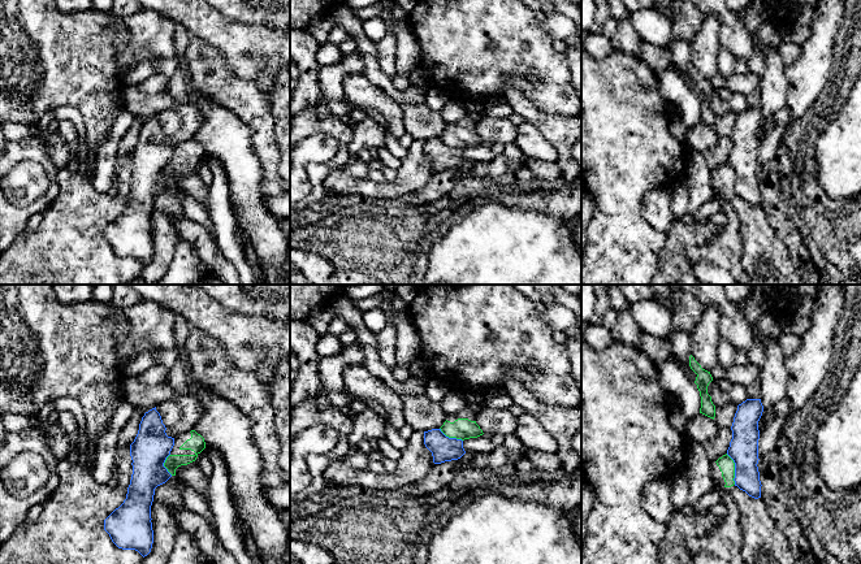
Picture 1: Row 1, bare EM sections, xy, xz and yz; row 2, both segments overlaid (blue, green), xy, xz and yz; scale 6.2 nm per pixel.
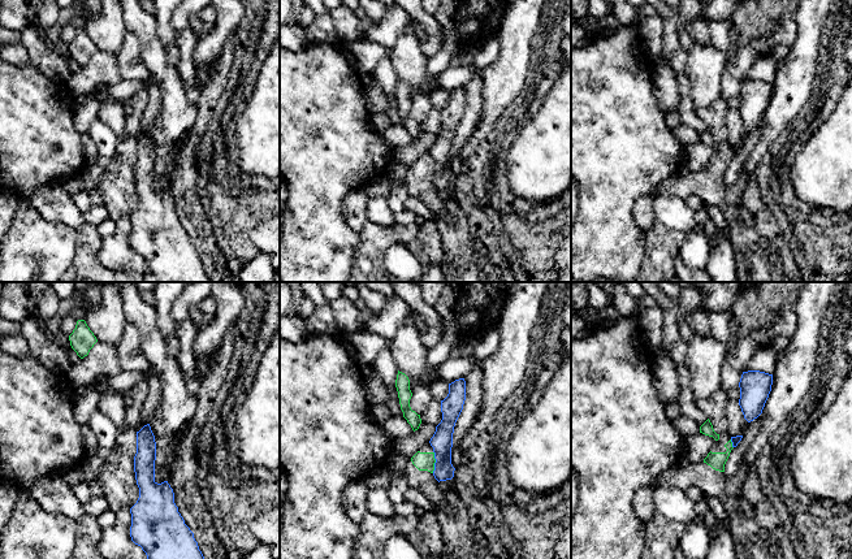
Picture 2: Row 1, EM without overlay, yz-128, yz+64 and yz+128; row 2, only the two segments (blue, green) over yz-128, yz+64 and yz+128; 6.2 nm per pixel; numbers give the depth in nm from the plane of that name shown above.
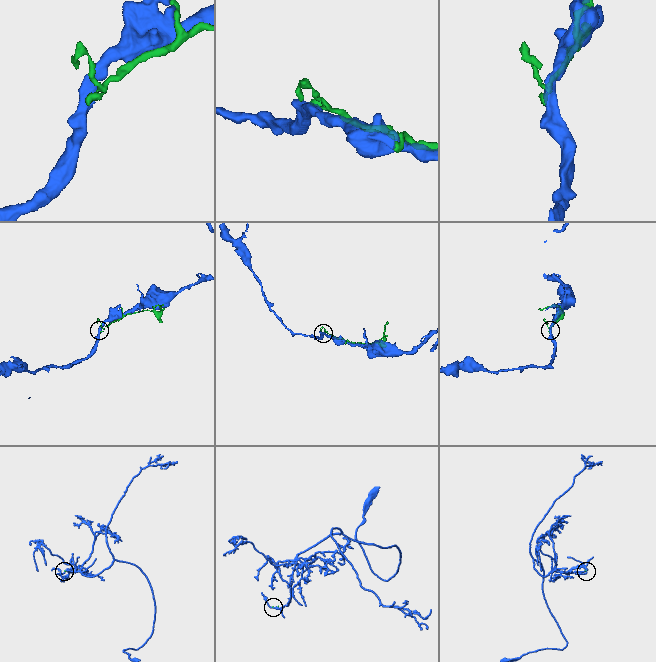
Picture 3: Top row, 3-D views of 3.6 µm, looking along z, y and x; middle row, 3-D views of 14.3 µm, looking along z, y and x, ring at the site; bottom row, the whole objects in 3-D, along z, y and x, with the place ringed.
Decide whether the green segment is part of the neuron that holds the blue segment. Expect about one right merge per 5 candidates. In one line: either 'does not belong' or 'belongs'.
does not belong

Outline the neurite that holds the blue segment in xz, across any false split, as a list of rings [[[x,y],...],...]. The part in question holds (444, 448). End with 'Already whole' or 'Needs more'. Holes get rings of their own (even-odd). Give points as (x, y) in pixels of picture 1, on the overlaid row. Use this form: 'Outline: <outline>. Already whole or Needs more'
Outline: [[[441,429],[424,431],[424,444],[432,452],[434,464],[458,460],[466,454],[463,441],[446,437]]]. Already whole

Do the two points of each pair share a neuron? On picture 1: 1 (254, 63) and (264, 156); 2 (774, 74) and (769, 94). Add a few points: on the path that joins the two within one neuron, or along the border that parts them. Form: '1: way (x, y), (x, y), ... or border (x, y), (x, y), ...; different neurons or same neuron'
1: border (229, 68), (236, 76), (252, 79), (268, 91); different neurons
2: way (774, 79), (773, 89); same neuron

